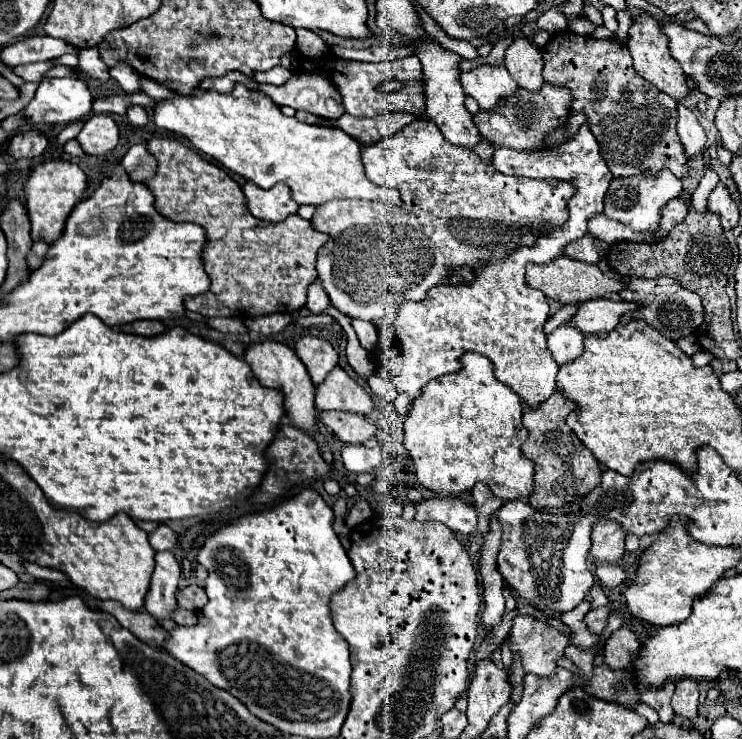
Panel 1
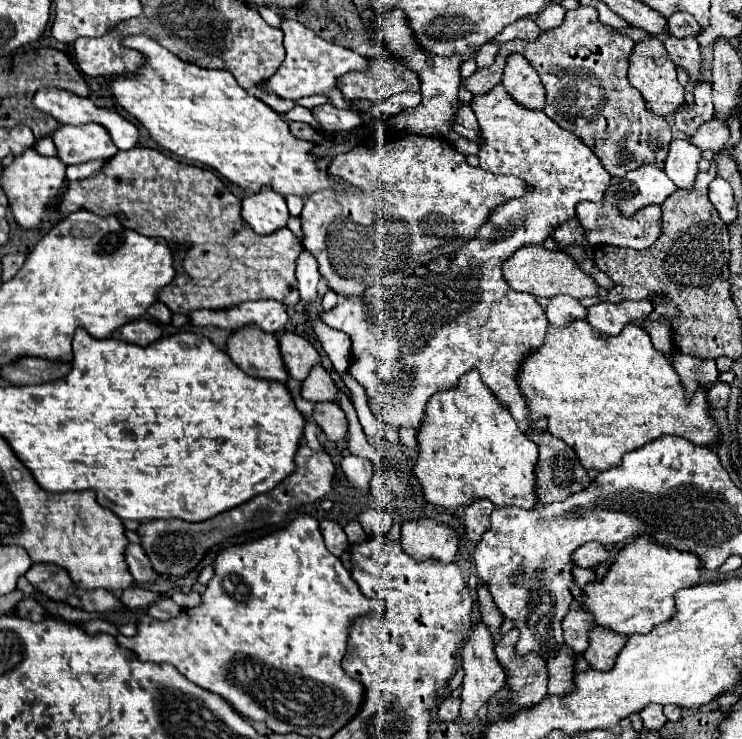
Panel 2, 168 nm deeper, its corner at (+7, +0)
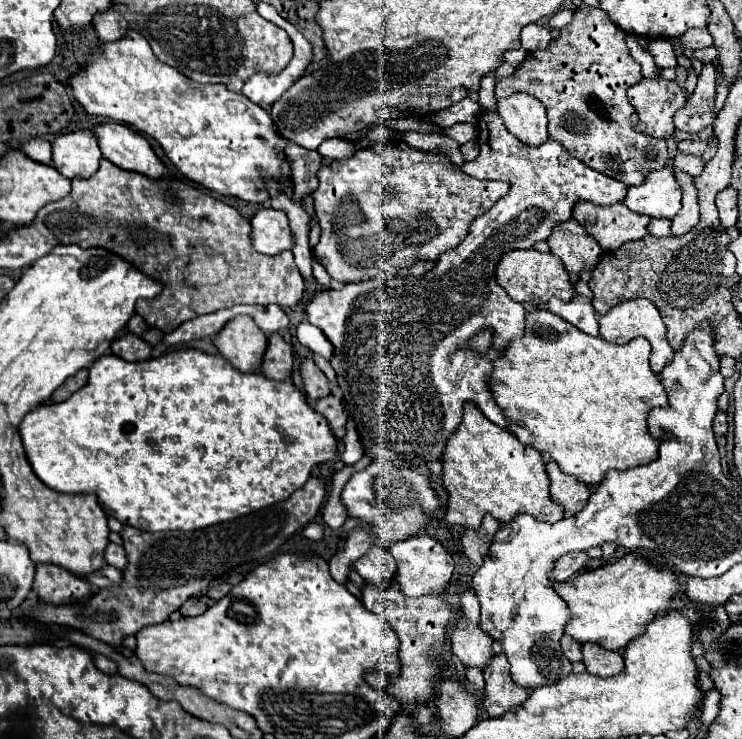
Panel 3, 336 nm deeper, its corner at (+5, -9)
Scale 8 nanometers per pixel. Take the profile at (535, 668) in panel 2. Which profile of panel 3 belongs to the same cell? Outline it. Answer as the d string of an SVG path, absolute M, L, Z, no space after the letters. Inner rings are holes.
M503 653L495 655L491 663L483 669L485 677L485 697L483 697L483 707L489 713L489 717L505 715L513 711L517 705L525 703L529 697L529 689L515 687L509 675L509 663Z

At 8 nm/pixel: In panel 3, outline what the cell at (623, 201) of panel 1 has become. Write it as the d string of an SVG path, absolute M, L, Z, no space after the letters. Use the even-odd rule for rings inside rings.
M663 167L651 173L643 185L629 187L625 203L635 213L673 219L681 209L681 197L683 191L675 179L675 171L671 167Z

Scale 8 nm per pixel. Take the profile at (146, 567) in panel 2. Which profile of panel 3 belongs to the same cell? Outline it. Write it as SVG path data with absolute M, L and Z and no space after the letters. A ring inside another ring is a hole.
M109 543L109 545L105 547L103 557L105 557L105 561L107 561L109 565L113 565L113 567L117 567L117 569L121 569L123 563L127 563L127 557L125 557L123 547L121 547L121 545L115 545L115 543Z

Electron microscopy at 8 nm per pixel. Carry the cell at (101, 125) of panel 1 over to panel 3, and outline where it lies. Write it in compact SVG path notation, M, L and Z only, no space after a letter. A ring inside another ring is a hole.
M91 131L65 133L53 139L53 167L67 179L73 179L75 175L91 177L99 169L99 161L101 161L101 149L99 149L95 133Z

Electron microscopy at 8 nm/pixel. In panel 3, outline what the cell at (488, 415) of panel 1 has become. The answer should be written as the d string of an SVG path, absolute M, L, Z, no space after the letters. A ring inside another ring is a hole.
M467 405L463 415L463 423L459 425L459 431L451 435L451 443L447 443L443 457L443 483L449 491L449 505L445 513L447 523L479 529L485 515L493 515L499 523L509 523L519 513L533 515L539 521L561 521L565 511L551 499L549 475L545 471L543 455L537 449L519 443L519 439L509 433L509 429L501 429L489 419L483 419L483 415L475 411L475 405Z

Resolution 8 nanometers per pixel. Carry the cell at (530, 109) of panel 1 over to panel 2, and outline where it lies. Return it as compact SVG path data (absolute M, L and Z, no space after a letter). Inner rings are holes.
M463 104L463 106L459 108L459 112L457 112L455 120L457 120L457 122L461 122L465 128L479 130L479 126L477 126L477 120L475 120L475 116L473 116L473 110L471 110L471 106L467 106L467 104Z

